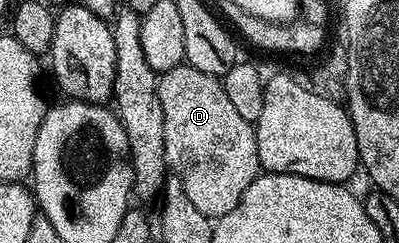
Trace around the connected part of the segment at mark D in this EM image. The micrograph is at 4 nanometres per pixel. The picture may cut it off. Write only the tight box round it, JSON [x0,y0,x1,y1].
[158,65,260,221]

